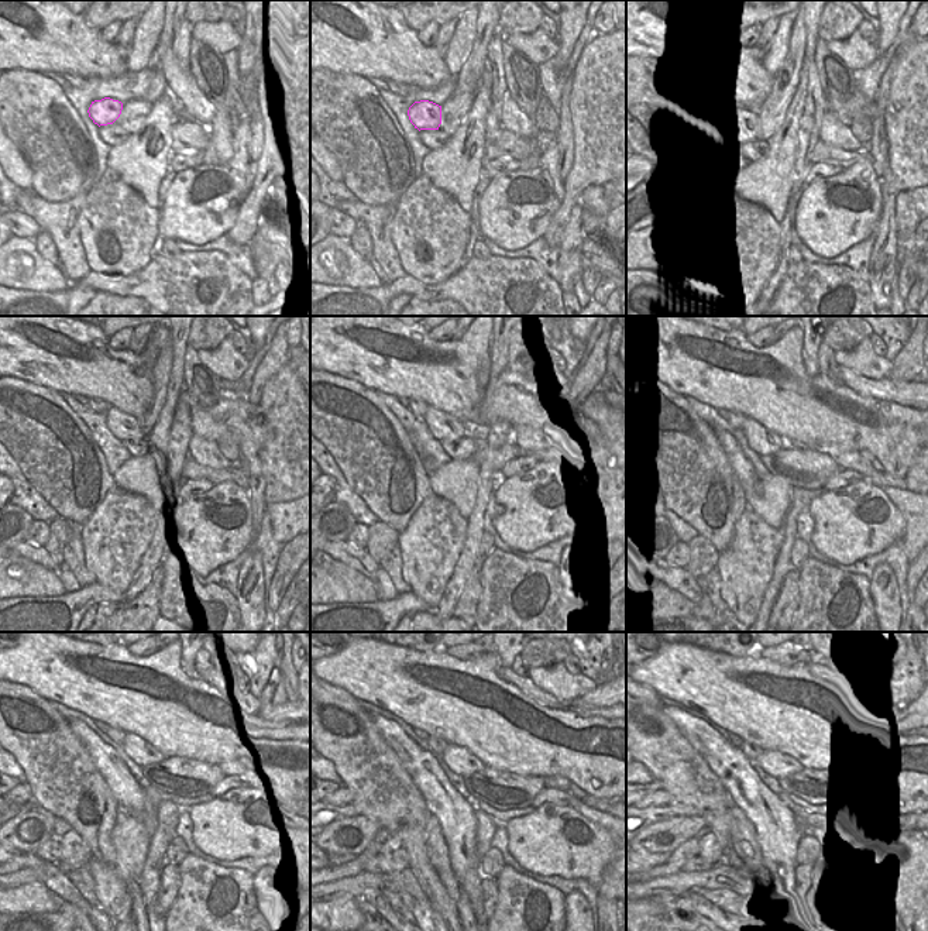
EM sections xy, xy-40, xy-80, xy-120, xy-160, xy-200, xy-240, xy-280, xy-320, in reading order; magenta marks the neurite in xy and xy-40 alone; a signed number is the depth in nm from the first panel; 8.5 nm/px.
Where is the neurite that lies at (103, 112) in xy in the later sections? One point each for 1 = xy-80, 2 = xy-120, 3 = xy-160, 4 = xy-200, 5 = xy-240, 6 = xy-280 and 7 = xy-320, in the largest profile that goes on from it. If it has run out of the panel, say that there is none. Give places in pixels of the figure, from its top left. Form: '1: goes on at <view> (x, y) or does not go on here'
1: goes on at xy-80 (746, 113)
2: goes on at xy-120 (124, 426)
3: goes on at xy-160 (450, 432)
4: goes on at xy-200 (769, 440)
5: goes on at xy-240 (136, 749)
6: goes on at xy-280 (460, 761)
7: goes on at xy-320 (776, 763)

